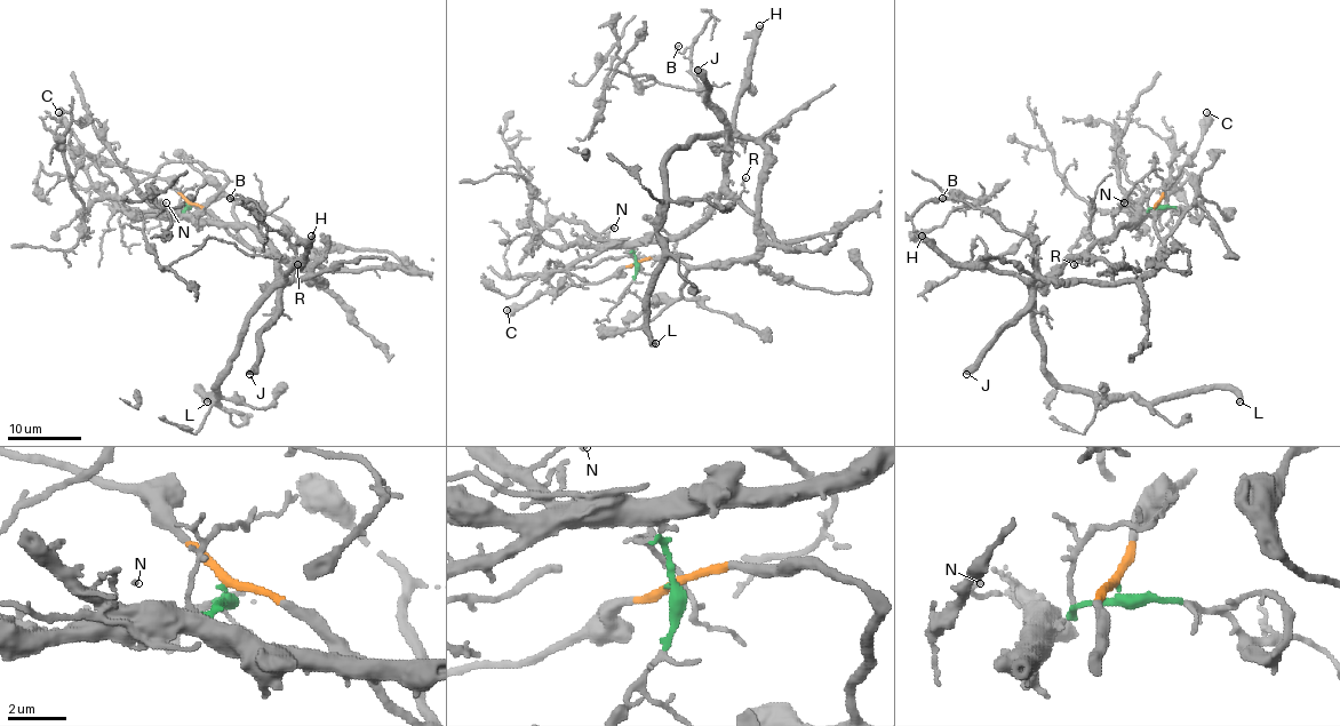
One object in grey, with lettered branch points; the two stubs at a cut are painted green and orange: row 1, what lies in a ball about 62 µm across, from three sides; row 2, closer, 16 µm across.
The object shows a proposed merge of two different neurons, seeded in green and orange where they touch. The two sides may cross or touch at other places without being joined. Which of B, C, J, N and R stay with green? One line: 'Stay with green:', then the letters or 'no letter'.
Stay with green: B, J, N, R

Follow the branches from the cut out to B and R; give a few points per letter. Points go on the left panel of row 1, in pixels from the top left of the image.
B: (188, 204), (191, 217), (245, 223), (289, 284), (295, 247), (242, 199), (230, 199)
R: (188, 204), (185, 212), (191, 217), (245, 223), (296, 265)

